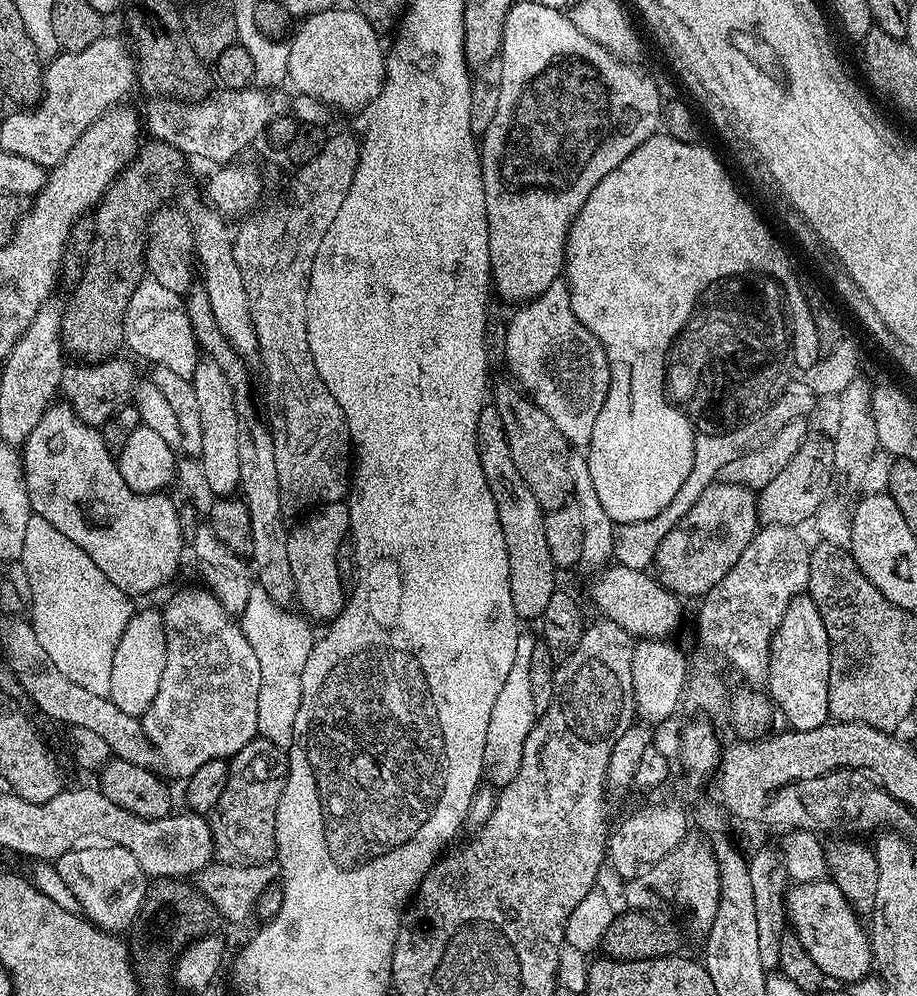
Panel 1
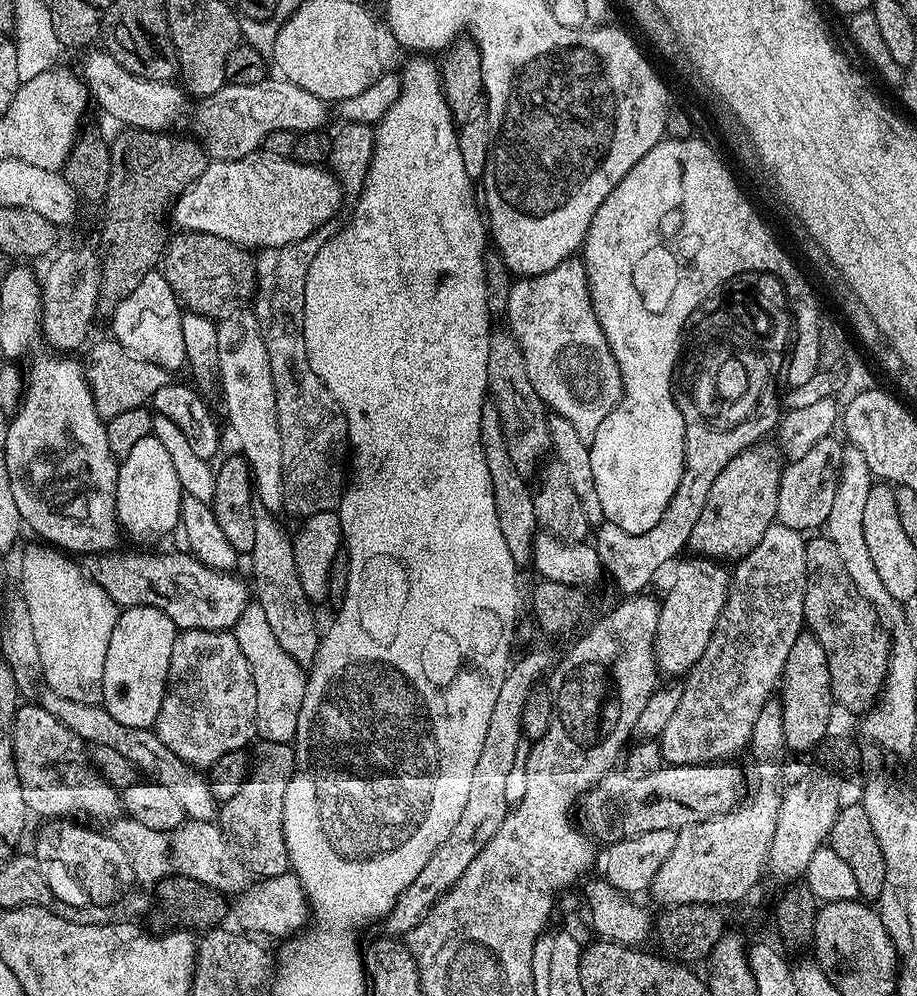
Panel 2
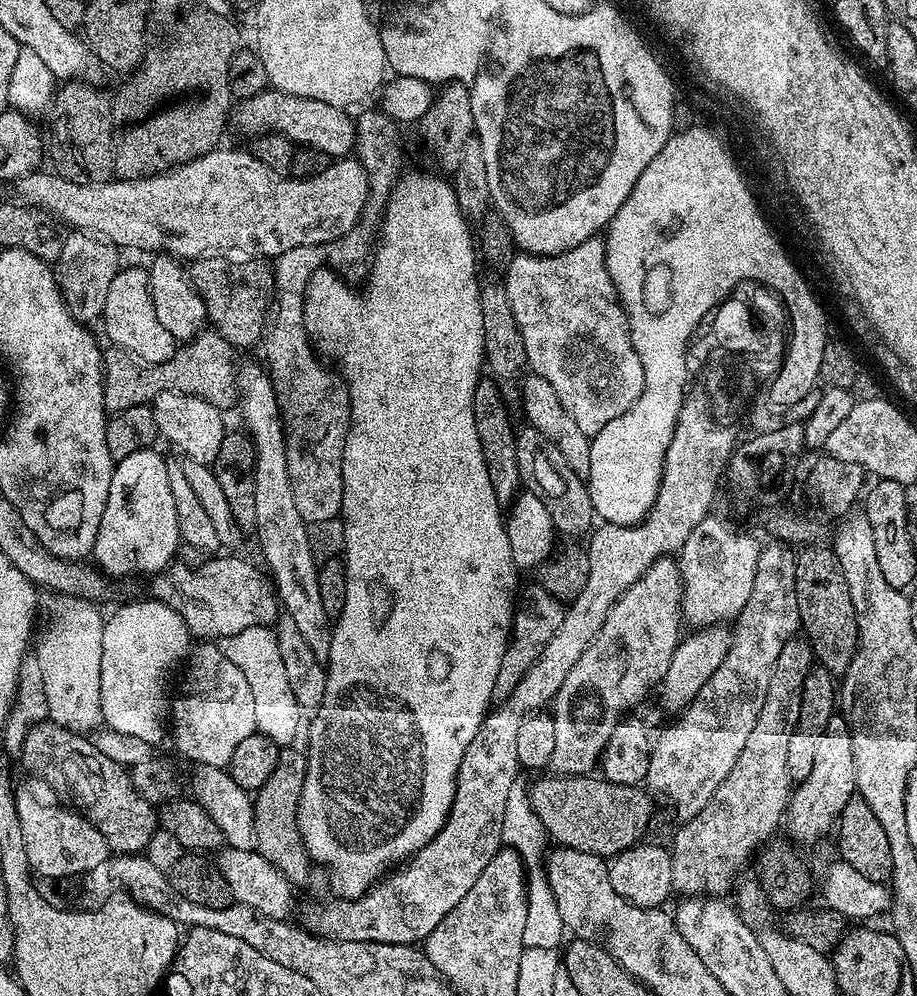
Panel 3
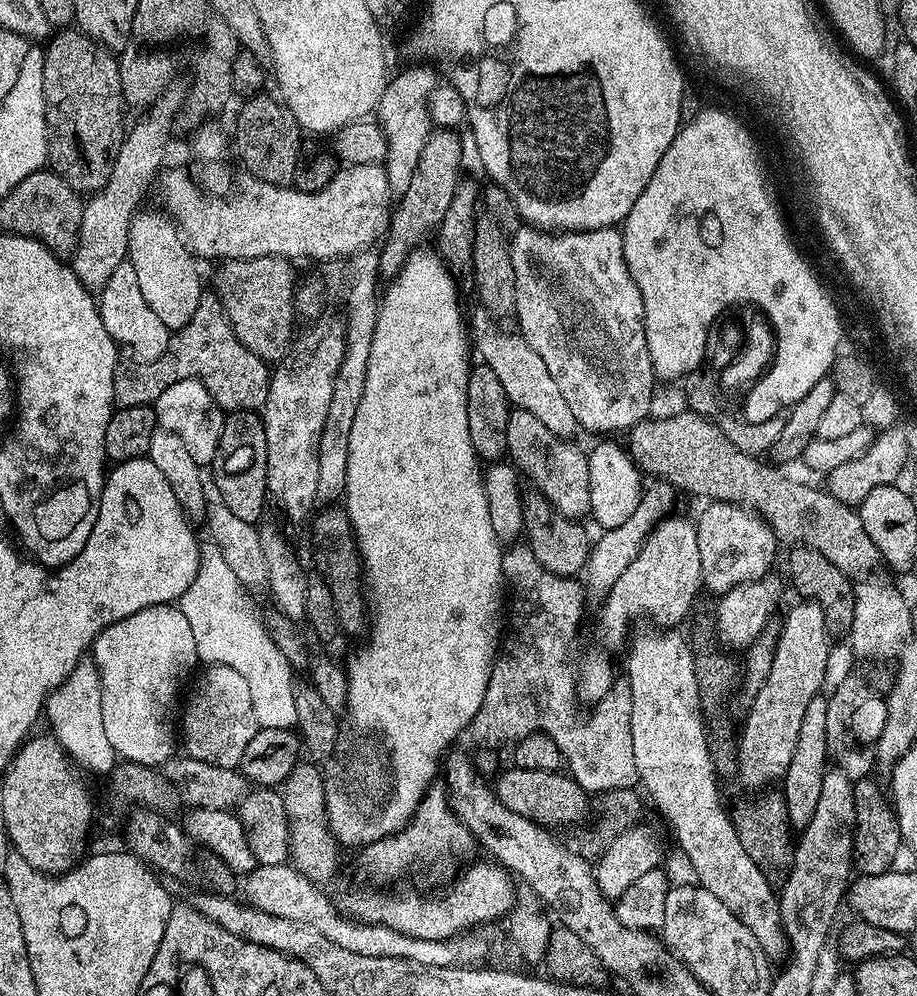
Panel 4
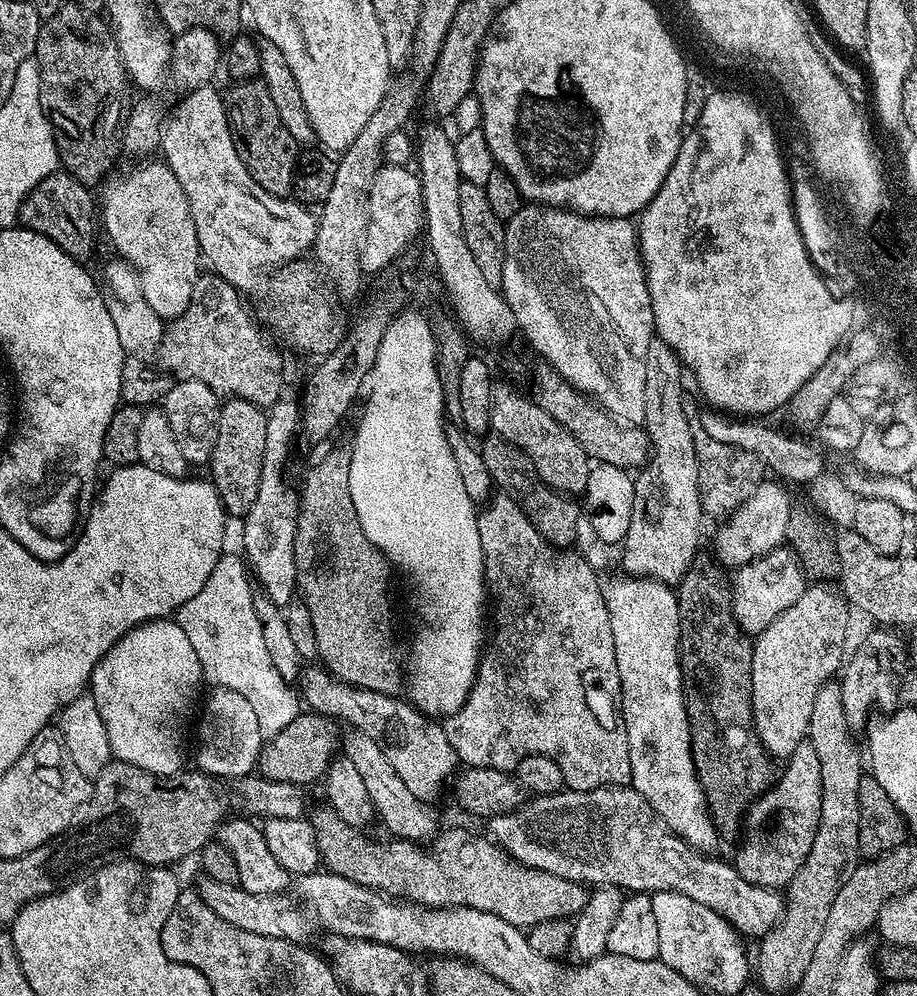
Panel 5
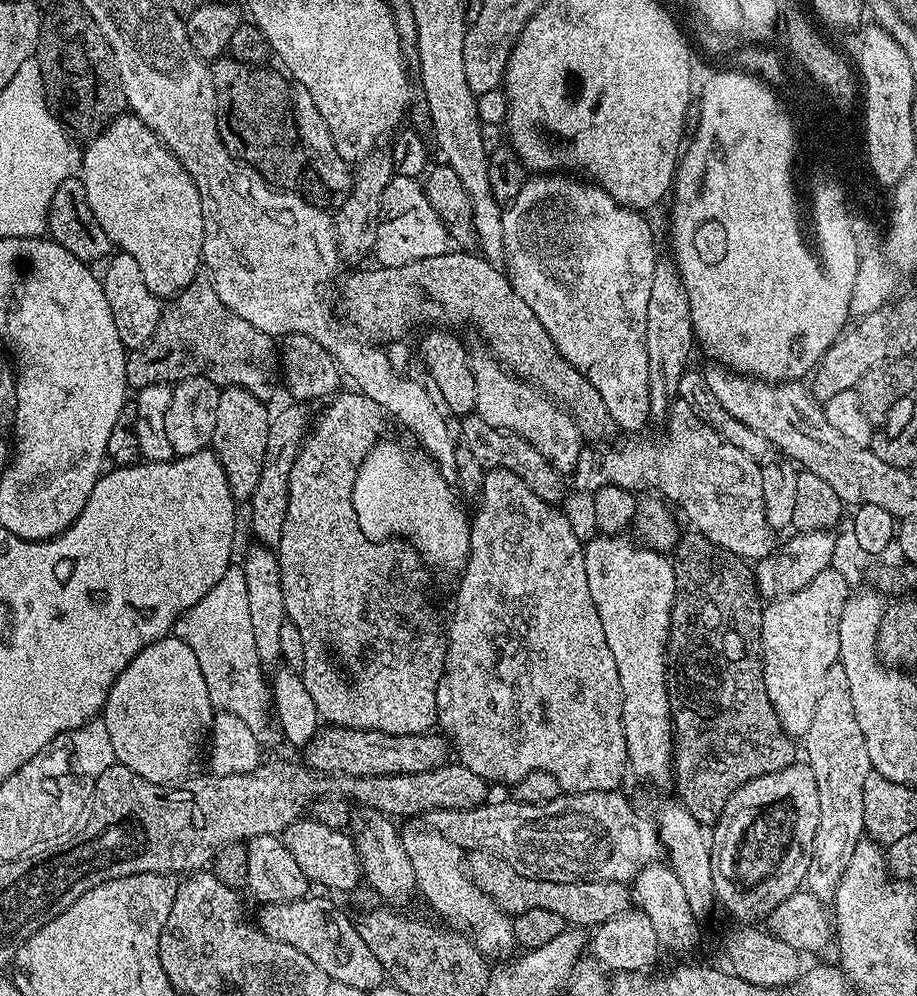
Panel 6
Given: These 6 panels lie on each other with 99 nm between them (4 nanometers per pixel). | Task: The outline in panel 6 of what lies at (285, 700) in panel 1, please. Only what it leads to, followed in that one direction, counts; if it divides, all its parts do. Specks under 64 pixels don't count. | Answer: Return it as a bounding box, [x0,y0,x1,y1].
[174,566,266,721]

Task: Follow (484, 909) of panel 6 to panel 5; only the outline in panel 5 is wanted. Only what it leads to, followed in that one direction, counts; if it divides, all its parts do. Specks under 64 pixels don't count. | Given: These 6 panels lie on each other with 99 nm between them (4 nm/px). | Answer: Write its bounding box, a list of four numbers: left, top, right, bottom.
[340,730,440,842]

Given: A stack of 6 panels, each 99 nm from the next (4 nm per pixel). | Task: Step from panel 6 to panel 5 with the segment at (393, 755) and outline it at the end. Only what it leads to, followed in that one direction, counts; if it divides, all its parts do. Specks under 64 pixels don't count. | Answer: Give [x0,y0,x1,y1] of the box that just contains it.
[259,711,338,786]

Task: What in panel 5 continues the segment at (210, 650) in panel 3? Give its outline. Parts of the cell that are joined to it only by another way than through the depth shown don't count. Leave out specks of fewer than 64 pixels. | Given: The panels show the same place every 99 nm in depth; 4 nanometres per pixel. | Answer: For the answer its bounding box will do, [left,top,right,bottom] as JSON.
[195,688,265,776]

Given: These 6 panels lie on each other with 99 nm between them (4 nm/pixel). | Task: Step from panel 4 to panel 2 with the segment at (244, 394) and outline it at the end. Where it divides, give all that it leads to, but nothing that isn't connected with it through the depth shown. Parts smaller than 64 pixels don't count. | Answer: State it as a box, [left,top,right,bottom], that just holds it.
[82,339,170,422]

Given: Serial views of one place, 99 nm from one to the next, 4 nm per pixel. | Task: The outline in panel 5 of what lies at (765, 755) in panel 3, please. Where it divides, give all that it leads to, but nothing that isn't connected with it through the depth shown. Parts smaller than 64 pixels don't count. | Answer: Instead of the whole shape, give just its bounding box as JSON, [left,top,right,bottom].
[752,582,850,758]

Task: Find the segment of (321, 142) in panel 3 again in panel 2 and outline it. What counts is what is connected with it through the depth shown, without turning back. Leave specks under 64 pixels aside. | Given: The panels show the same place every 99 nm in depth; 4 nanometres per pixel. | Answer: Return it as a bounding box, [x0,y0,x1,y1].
[196,78,330,160]

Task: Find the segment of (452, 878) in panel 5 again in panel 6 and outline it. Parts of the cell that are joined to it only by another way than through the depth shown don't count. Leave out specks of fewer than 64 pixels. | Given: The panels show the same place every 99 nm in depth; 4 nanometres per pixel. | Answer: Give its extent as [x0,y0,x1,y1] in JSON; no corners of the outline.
[467,850,633,926]

